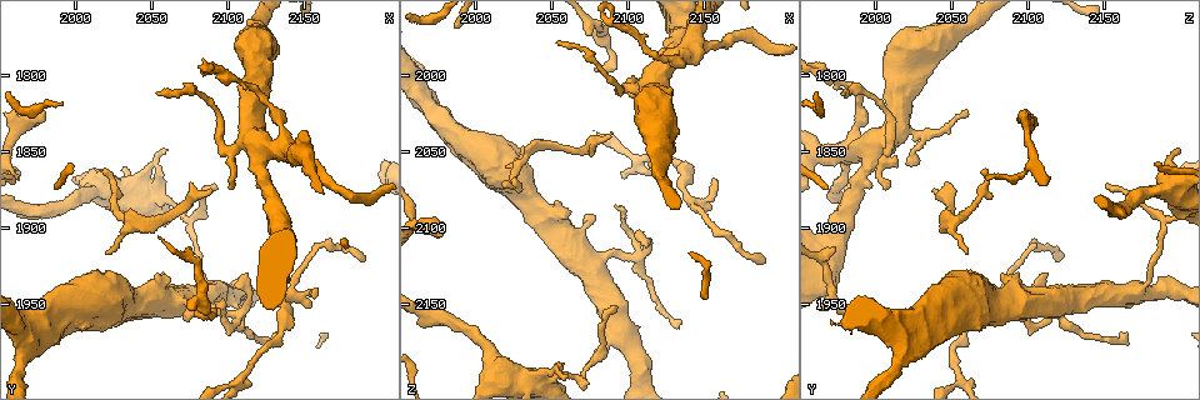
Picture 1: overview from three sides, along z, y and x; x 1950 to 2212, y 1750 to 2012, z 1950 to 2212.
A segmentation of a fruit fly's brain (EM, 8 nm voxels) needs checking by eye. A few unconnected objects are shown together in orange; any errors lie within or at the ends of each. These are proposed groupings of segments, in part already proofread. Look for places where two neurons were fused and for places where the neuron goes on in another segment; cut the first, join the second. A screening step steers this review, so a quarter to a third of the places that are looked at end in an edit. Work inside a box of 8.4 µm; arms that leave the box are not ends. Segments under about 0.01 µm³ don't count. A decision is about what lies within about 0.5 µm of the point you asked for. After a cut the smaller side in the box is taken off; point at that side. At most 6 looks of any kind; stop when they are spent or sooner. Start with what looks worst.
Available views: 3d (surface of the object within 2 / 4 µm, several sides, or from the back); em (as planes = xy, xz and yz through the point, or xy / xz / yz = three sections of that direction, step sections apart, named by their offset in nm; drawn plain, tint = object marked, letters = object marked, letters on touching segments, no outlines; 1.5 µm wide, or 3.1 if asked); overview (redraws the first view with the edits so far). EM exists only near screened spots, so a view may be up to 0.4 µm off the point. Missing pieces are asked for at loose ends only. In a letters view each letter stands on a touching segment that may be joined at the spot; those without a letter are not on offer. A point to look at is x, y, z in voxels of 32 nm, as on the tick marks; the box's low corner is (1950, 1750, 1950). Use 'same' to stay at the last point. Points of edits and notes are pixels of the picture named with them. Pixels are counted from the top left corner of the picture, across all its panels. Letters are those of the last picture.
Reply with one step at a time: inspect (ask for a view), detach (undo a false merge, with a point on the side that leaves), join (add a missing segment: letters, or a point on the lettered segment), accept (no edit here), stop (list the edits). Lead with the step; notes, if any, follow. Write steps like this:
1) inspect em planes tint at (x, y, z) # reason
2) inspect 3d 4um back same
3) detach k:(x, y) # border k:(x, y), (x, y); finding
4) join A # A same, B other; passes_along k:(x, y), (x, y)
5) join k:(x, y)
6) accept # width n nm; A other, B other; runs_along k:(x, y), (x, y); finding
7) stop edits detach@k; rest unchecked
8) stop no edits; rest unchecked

inspect em planes tint at (2072, 1960, 2096) # branch stops here

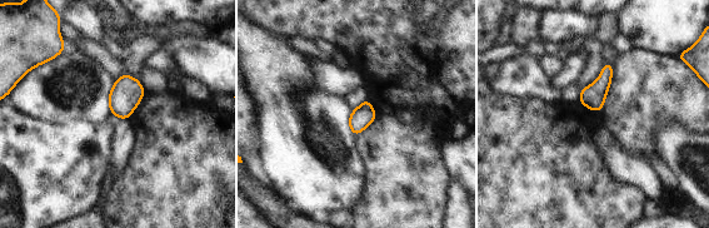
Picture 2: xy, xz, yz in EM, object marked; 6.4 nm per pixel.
inspect em planes letters same # what lies round it

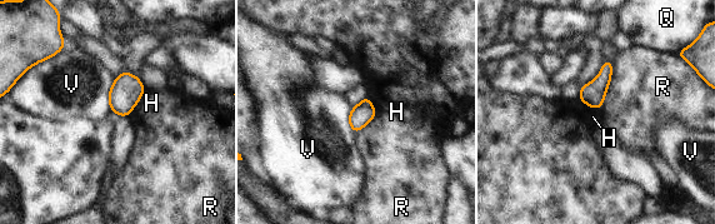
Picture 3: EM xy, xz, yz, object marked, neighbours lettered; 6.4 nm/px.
accept # width 120 nm; H other, Q other, R other, V other; border 3:(114, 80), (109, 90), (110, 110); none of them fits

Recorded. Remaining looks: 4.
inspect 3d 2um at (2016, 1864, 2072) # tapers out

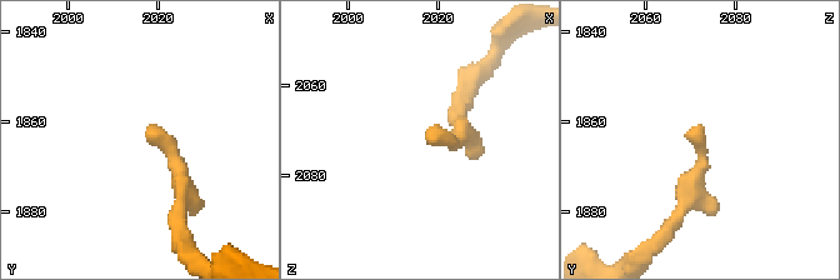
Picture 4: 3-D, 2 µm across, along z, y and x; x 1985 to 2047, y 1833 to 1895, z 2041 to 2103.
inspect em yz step 4 letters at (2016, 1863, 2071) # shape alone is not enough

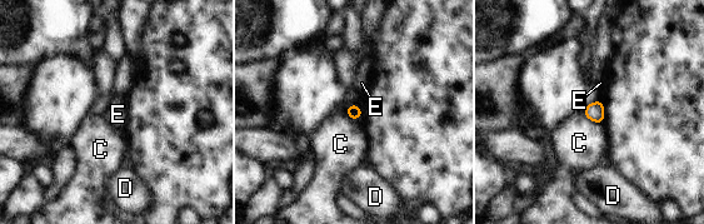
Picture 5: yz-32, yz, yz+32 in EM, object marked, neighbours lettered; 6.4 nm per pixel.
inspect em planes letters same

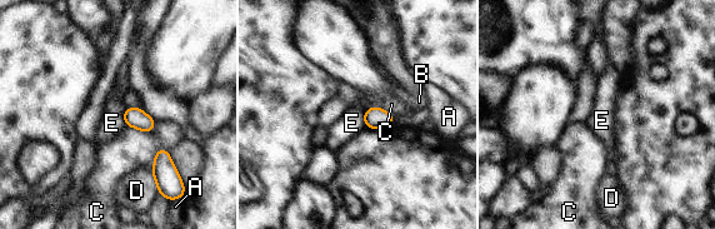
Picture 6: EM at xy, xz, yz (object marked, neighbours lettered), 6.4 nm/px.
accept # A other, B other, C other, D other, E other; border 6:(364, 110), (364, 124), (366, 127); none of them fits

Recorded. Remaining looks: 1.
inspect em planes letters at (2104, 1872, 2008) # branch stops here

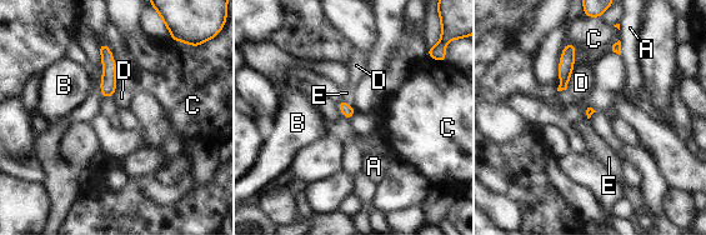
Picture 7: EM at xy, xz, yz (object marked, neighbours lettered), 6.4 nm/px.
accept # longest_contact D 190 nm; A other, B other, C other, D other, E other; no lettered segment goes on from it

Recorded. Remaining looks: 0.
stop no edits; rest unchecked

